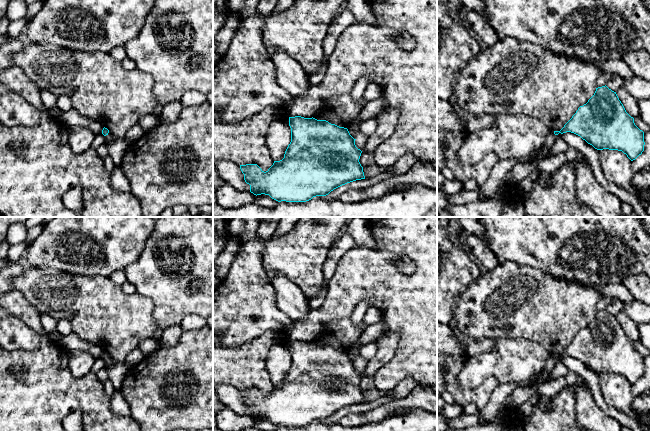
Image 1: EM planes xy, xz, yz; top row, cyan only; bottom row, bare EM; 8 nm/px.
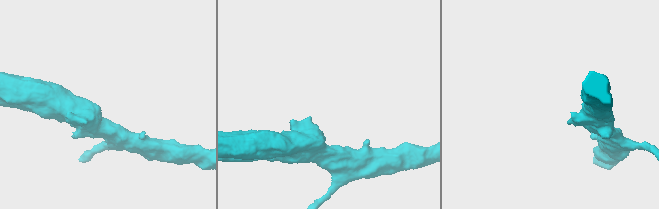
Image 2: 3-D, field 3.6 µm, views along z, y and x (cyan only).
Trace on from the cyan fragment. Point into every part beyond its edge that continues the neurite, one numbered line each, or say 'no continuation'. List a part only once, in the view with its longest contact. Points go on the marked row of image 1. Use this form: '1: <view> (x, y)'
1: xy (109, 138)

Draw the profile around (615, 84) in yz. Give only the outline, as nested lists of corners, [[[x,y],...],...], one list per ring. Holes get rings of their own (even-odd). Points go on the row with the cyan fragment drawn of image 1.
[[[620,78],[613,79],[607,82],[606,86],[614,92],[617,92],[621,87],[623,87],[623,82]]]

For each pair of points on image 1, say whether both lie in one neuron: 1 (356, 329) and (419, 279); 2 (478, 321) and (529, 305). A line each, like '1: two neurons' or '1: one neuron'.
1: two neurons
2: one neuron

